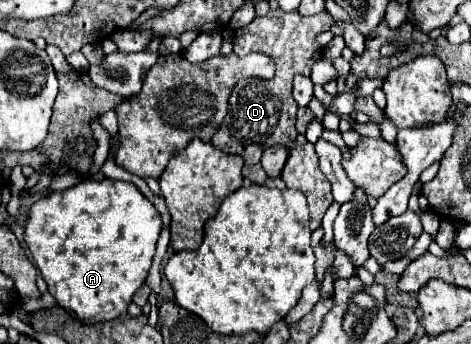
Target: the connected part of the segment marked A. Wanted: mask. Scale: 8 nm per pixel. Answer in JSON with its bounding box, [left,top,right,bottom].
[25,181,161,325]

